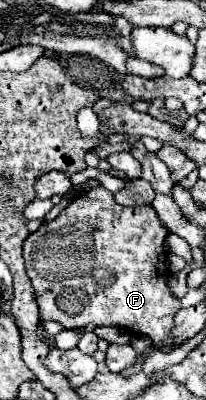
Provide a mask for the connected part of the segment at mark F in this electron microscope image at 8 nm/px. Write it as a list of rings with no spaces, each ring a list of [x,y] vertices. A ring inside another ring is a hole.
[[[104,186],[90,188],[76,196],[54,220],[42,224],[24,240],[26,272],[36,290],[40,318],[60,322],[64,328],[86,328],[88,324],[128,328],[132,334],[148,336],[160,352],[172,352],[176,342],[166,344],[166,340],[172,336],[180,298],[168,288],[166,236],[168,230],[162,226],[152,206],[120,206],[116,204],[114,194]]]

